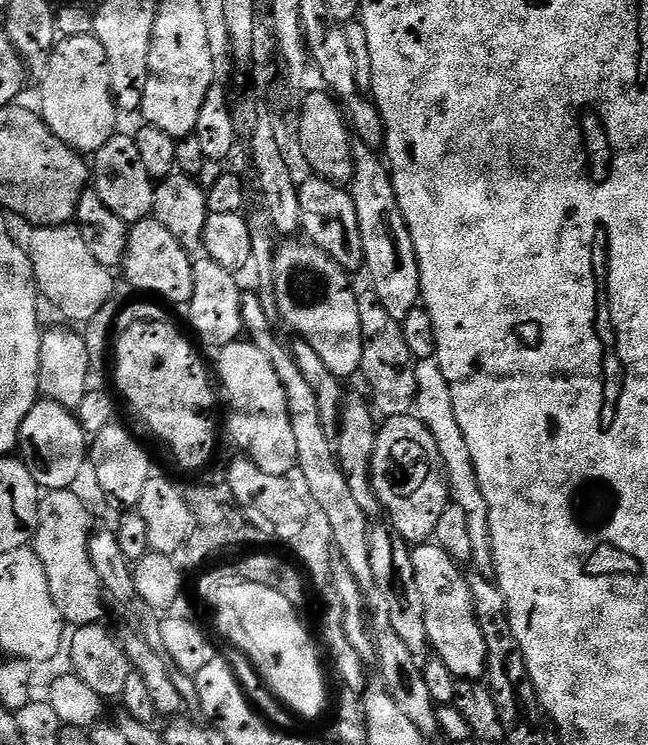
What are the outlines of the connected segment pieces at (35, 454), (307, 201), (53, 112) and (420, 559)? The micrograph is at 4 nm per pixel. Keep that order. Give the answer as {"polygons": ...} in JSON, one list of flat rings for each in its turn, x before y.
{"polygons":[[[40,398,20,427,18,456,41,490,71,489,80,471,86,468,90,456,90,436,77,422,75,411,63,408,58,401]],[[309,175,309,180,299,185,300,227,311,243,317,244,338,266,350,274,364,268,362,234,358,230,358,210,354,210,352,193,339,183,326,180,323,176]],[[95,34,91,36,65,36,57,39,46,66,42,69,40,80,40,105,38,111,40,117,46,122,46,126,62,142,66,142,71,148,81,154,95,154,106,142,110,142,112,136,117,135,116,116,118,109,116,101,112,98,110,90,110,74,106,66,106,50,102,50,102,42,98,42]],[[425,542,412,548,412,561,414,562,414,581,418,584,418,591,422,594,422,605,425,606,426,634,431,651,435,659,446,662,450,674,454,674,461,680,480,680,485,675,488,666,486,654,486,638,482,638,482,629,476,621,474,602,470,594,468,577,464,572,460,573,461,565,446,554,435,542]]]}

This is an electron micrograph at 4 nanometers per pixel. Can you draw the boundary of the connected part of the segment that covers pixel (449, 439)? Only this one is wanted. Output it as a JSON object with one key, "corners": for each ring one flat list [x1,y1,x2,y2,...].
{"corners":[[434,358,415,361,415,366,416,407,414,415,416,419,424,423,426,430,430,430,438,446,438,454,442,454,444,472,448,476,451,503,462,506,462,510,466,510,466,526,470,530,470,542,474,545,471,563,475,571,481,575,492,576,496,567,492,561,490,514,486,506,486,498,482,498,482,486,478,486,474,462,470,458,470,446,466,446,466,438,462,438,462,426,458,426,458,418,454,418,454,398,450,398,450,386,442,374,439,362]]}

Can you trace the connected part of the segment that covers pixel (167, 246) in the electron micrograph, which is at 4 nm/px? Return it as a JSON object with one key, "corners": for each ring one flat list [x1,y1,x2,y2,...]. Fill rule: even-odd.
{"corners":[[155,218,140,220,128,229,128,245,122,273,140,291,137,293,151,294,161,301,169,300,172,304,184,306,191,301,194,294,194,260,188,256,191,256,189,249,183,248,178,238,174,238,174,234,170,234,170,230,162,226,162,222]]}

